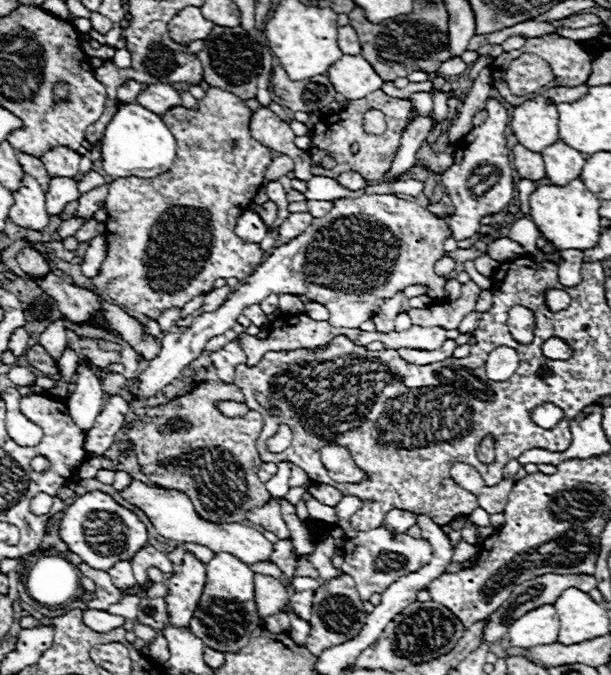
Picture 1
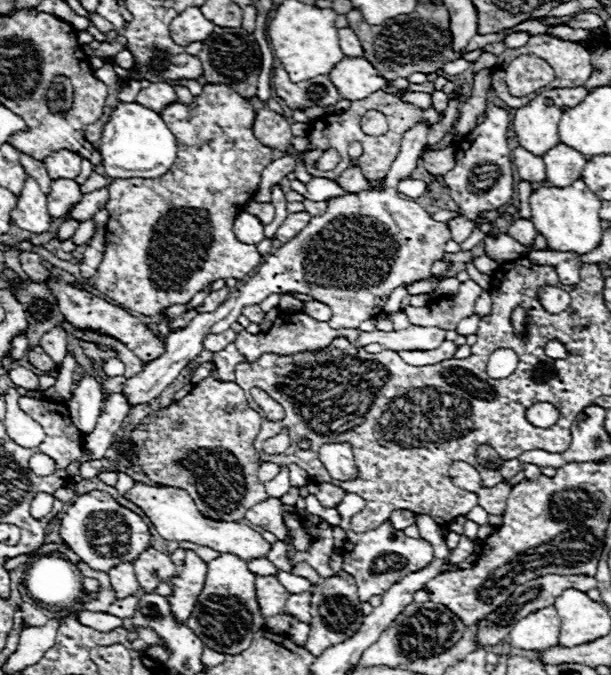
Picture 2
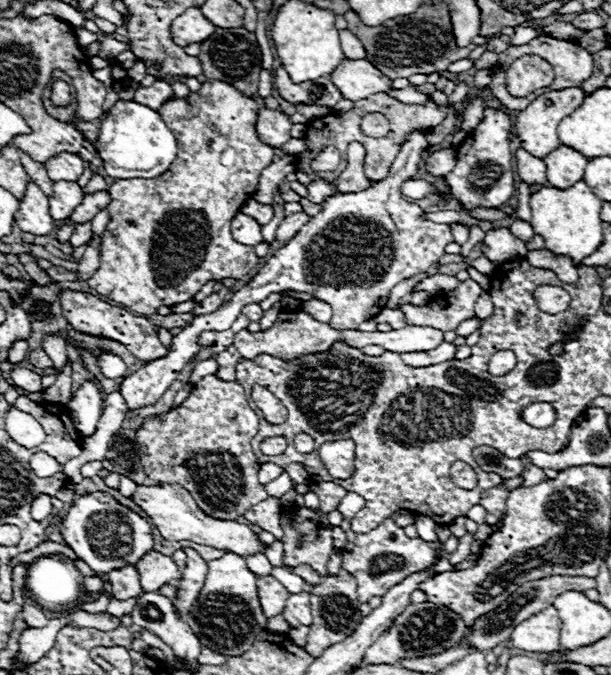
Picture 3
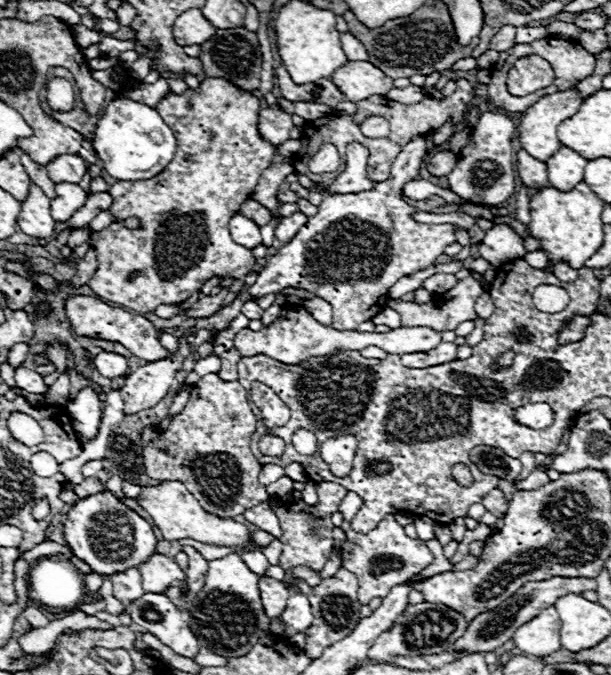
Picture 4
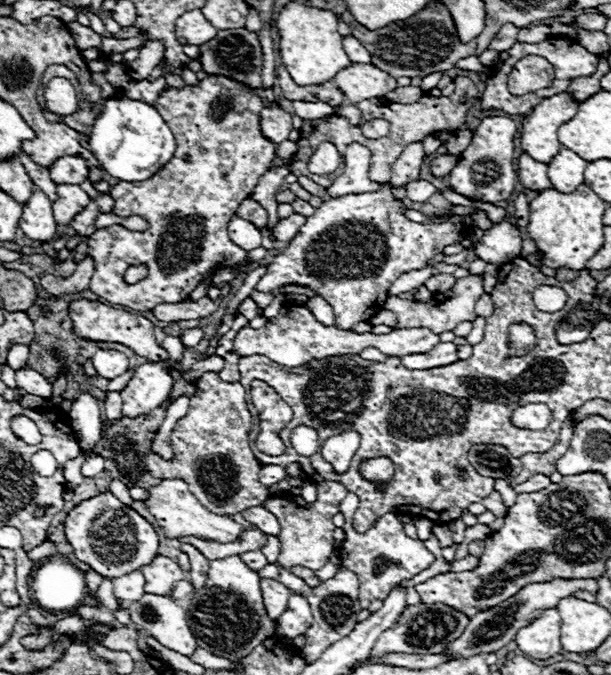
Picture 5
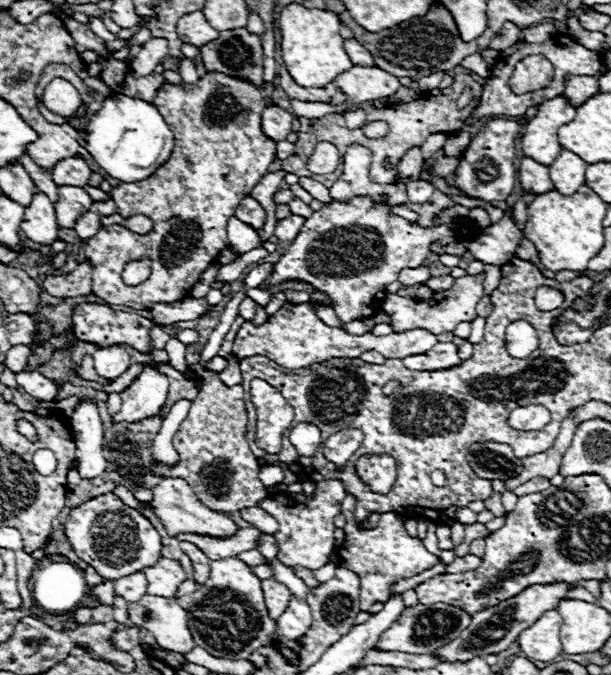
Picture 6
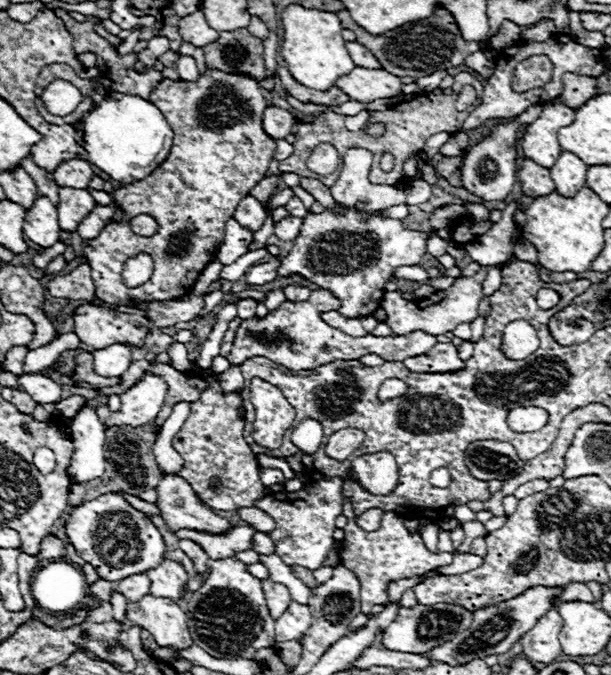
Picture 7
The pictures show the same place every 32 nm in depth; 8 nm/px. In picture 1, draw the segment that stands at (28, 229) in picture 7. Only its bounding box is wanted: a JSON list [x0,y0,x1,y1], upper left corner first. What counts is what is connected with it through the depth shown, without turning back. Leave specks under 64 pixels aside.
[8,174,48,230]

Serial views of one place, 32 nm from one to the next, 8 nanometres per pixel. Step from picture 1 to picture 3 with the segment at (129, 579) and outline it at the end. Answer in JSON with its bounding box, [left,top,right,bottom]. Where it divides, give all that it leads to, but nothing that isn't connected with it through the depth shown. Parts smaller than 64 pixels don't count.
[108,566,142,600]

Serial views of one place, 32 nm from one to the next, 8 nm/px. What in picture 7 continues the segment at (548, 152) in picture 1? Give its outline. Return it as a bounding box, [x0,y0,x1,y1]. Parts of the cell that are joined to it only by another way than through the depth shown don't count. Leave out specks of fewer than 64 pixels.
[550,150,588,196]

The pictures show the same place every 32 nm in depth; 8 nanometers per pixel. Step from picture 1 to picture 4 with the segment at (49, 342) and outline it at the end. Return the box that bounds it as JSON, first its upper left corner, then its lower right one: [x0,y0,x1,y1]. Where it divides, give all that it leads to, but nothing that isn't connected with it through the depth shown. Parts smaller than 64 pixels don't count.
[46,342,68,374]

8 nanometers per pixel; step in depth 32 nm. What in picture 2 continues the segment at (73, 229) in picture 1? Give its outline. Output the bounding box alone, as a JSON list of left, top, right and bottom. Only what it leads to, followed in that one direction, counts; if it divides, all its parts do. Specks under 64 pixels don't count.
[58,218,80,240]

